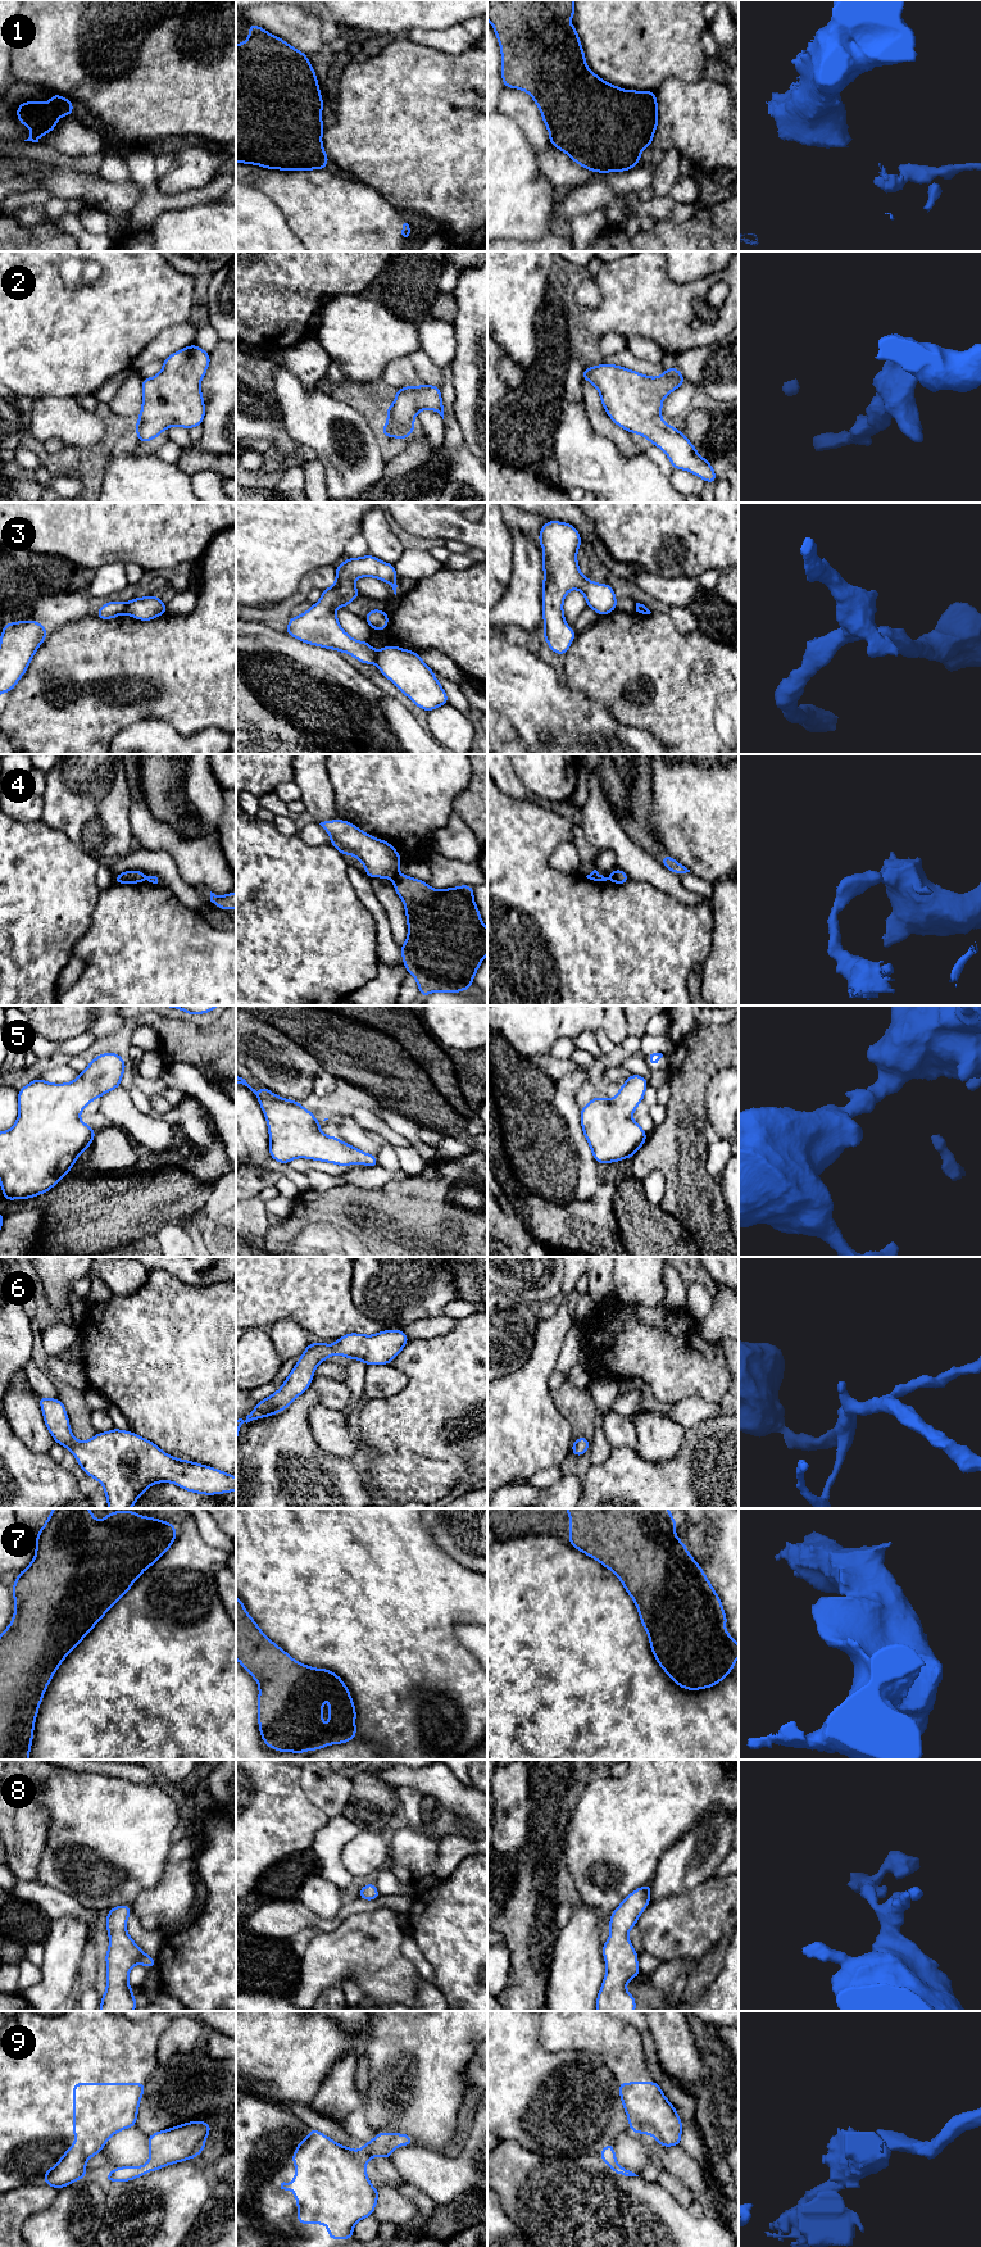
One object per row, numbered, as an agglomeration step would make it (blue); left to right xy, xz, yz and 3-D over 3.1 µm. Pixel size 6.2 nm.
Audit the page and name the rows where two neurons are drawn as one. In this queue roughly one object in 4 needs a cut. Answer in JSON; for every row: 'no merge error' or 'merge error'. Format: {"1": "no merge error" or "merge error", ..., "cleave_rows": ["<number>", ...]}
{"1": "merge error", "2": "no merge error", "3": "merge error", "4": "merge error", "5": "no merge error", "6": "no merge error", "7": "no merge error", "8": "no merge error", "9": "no merge error", "cleave_rows": ["1", "3", "4"]}

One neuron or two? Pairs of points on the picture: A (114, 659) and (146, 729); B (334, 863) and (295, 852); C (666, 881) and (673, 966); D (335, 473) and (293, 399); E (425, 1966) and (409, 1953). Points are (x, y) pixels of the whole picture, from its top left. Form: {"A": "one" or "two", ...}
{"A": "two", "B": "one", "C": "two", "D": "one", "E": "one"}

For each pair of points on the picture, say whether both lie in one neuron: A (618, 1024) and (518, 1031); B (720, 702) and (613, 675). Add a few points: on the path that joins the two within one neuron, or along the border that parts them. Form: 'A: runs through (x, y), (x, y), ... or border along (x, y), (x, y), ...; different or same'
A: runs through (594, 1018), (543, 1018); same
B: runs through (693, 693), (640, 672); same

